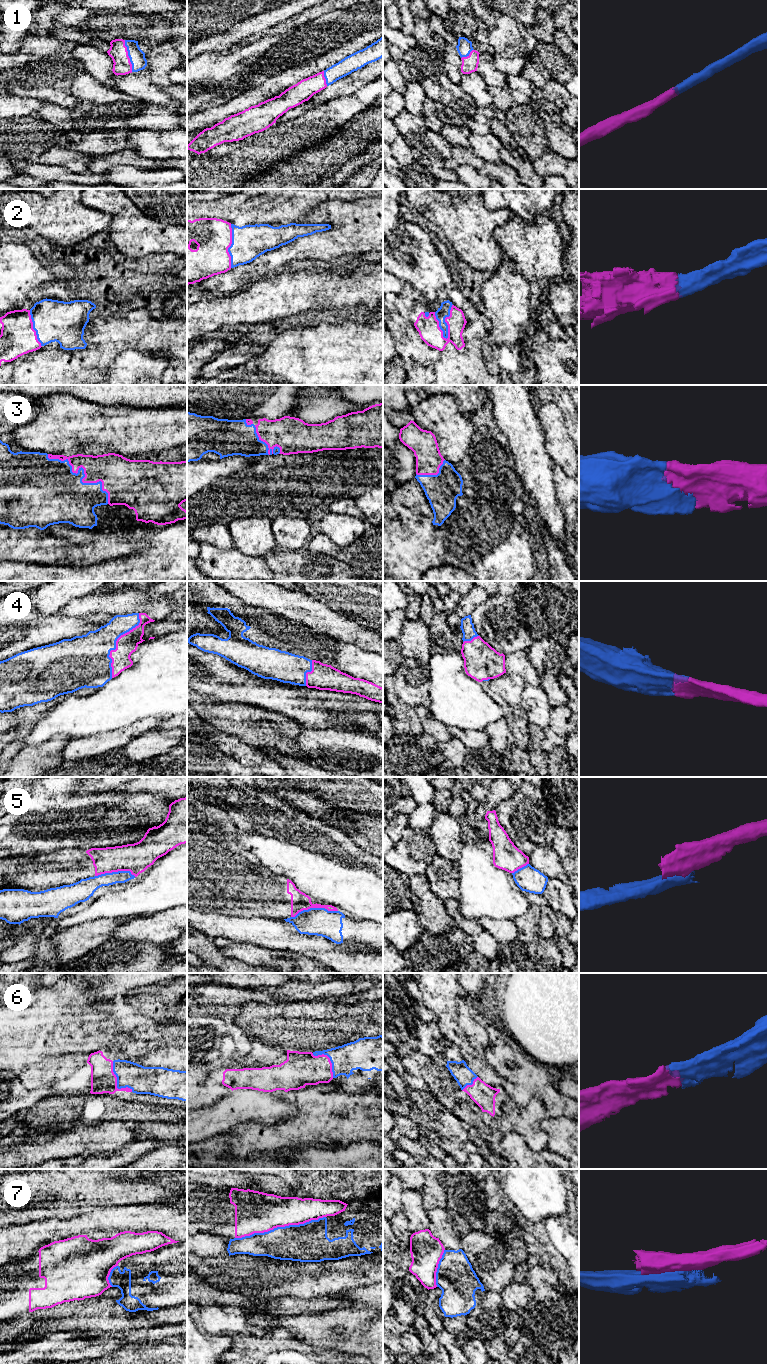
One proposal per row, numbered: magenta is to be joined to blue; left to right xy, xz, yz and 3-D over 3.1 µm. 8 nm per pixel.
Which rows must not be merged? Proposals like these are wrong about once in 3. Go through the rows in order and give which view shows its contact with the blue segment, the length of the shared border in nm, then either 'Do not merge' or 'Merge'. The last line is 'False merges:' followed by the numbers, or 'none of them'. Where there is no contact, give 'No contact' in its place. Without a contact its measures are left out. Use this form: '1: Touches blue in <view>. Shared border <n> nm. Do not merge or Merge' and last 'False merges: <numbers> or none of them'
1: Touches blue in xy. Shared border 260 nm. Merge
2: Touches blue in yz. Shared border 300 nm. Merge
3: Touches blue in xy. Shared border 650 nm. Merge
4: Touches blue in xy. Shared border 550 nm. Merge
5: Touches blue in xz. Shared border 380 nm. Do not merge
6: Touches blue in xy. Shared border 300 nm. Merge
7: Touches blue in xz. Shared border 750 nm. Do not merge
False merges: 5, 7

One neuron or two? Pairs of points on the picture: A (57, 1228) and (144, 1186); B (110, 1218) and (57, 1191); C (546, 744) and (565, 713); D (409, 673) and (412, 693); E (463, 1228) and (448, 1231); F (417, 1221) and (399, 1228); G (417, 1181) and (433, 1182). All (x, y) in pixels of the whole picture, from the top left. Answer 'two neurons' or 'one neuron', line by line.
A: two neurons
B: two neurons
C: one neuron
D: one neuron
E: two neurons
F: two neurons
G: two neurons

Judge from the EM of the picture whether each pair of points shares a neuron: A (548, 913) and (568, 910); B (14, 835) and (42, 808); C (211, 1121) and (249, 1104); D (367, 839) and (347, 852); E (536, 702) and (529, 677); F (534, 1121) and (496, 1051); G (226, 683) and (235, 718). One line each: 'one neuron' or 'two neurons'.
A: two neurons
B: one neuron
C: one neuron
D: two neurons
E: two neurons
F: two neurons
G: two neurons

